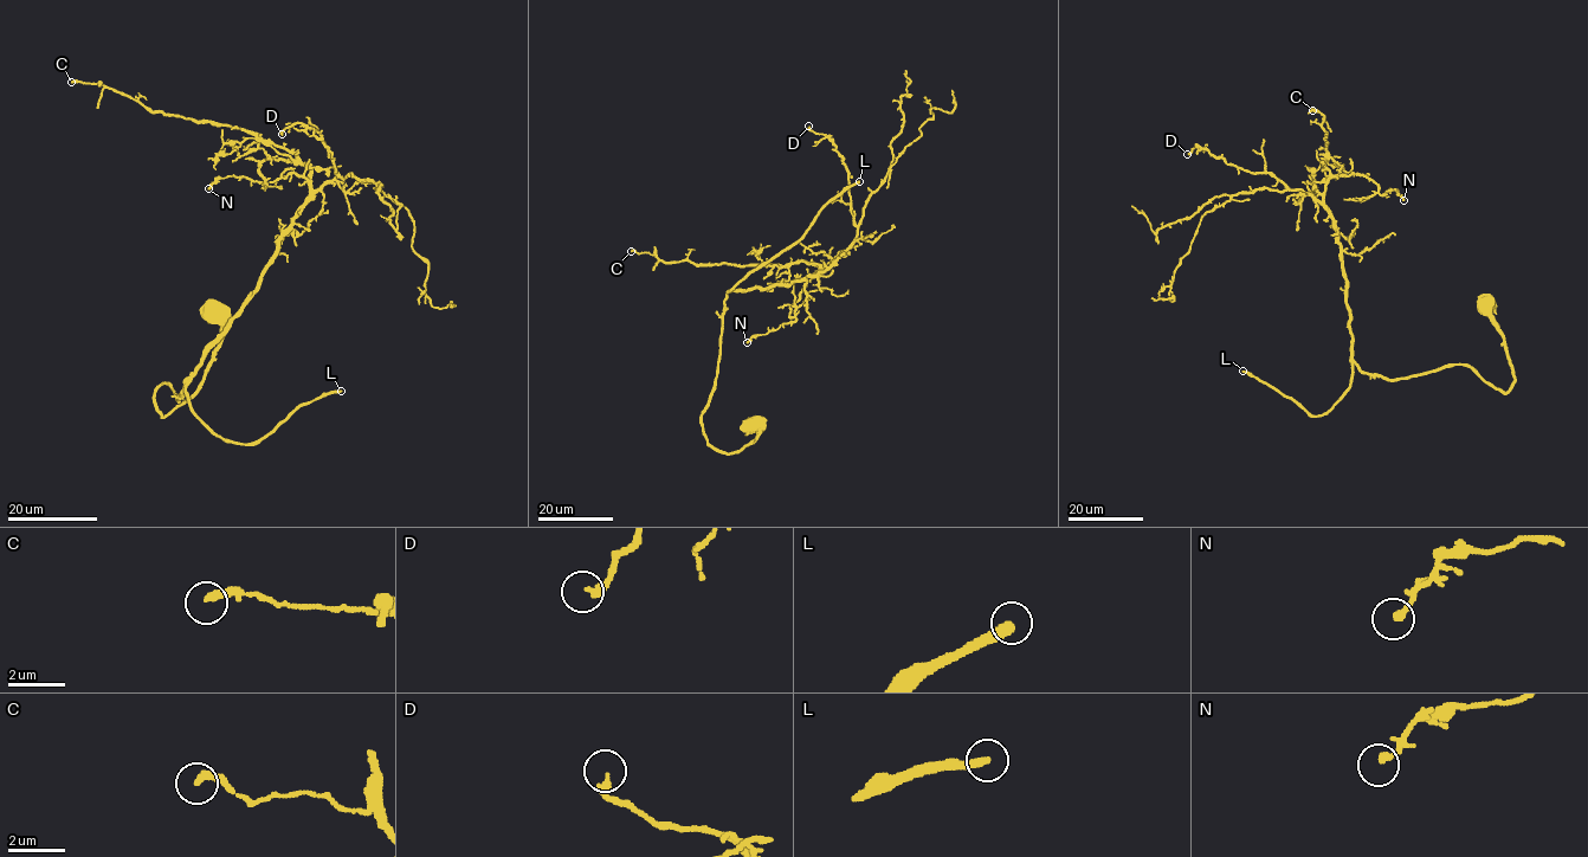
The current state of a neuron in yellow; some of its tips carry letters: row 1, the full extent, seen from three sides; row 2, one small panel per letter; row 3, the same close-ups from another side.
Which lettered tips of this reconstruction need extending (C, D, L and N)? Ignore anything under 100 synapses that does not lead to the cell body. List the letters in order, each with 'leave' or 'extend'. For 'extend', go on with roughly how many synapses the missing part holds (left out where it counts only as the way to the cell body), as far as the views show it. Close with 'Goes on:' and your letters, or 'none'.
C: leave
D: leave
L: extend | 350 syn
N: leave
Goes on: L

